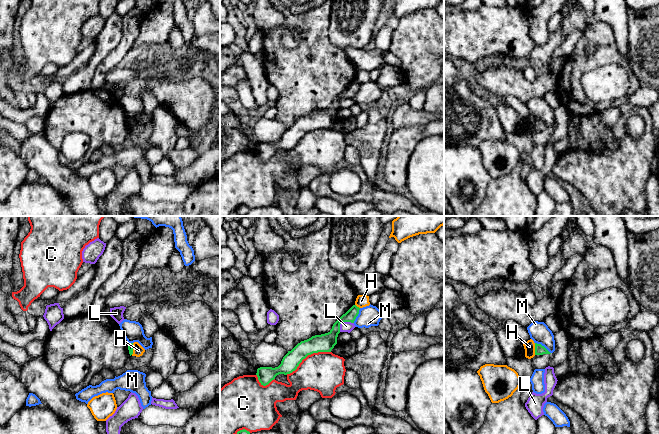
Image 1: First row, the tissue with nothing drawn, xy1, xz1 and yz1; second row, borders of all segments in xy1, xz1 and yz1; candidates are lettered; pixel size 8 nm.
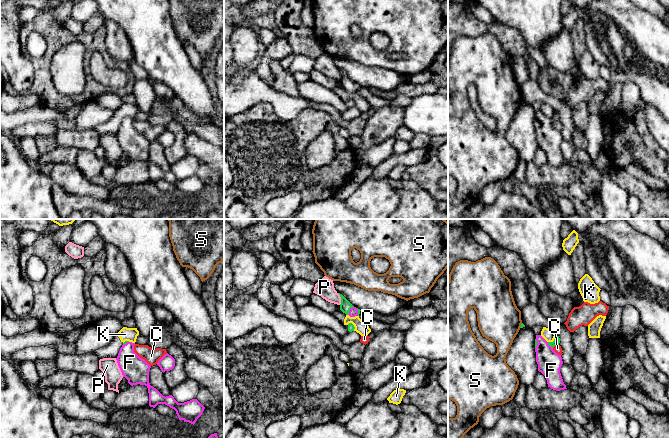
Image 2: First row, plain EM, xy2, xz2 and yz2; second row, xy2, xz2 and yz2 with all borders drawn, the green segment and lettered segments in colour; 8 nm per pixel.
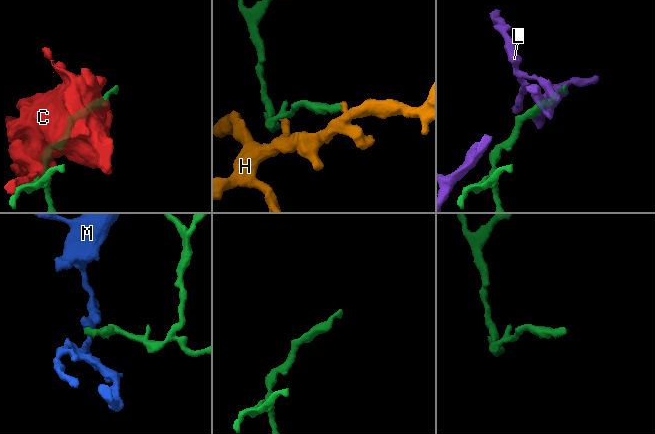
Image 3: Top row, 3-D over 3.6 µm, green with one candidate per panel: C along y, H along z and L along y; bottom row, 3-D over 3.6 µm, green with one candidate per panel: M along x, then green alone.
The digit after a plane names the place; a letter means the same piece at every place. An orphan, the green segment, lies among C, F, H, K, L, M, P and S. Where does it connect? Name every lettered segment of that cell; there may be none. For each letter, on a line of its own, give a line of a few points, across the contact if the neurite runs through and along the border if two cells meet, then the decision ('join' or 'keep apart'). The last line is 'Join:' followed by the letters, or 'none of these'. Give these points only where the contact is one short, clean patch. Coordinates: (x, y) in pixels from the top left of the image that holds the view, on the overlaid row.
C: keep apart
F: line xz2 (345, 306), (351, 307), (353, 312); join
H: line yz1 (534, 343), (535, 354); keep apart
K: line yz2 (556, 335), (552, 341), (548, 342); keep apart
L: keep apart
M: line yz1 (535, 342), (542, 345), (550, 353); keep apart
P: keep apart
S: line yz2 (522, 323), (519, 327); keep apart
Join: F

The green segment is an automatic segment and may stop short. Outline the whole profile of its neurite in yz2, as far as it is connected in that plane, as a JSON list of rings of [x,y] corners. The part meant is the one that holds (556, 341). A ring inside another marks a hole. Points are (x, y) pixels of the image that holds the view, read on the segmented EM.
[[[536,335],[535,352],[538,371],[545,376],[548,387],[556,391],[567,389],[560,373],[562,357],[553,350],[553,347],[559,343],[560,338],[557,335],[553,342],[547,342],[541,335]]]

